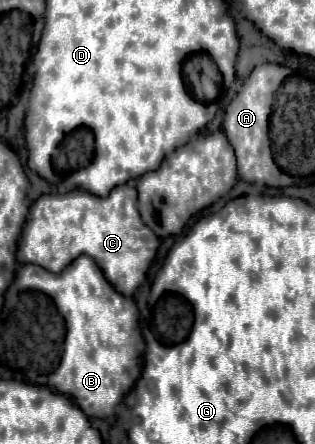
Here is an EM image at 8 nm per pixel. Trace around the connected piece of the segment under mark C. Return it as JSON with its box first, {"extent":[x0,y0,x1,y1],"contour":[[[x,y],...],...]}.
{"extent":[16,183,158,297],"contour":[[[126,183],[114,187],[106,197],[78,189],[64,195],[42,195],[30,207],[16,257],[20,263],[38,263],[46,271],[62,271],[78,255],[88,255],[118,293],[132,297],[144,281],[158,245],[158,237],[138,215],[136,189]]]}

